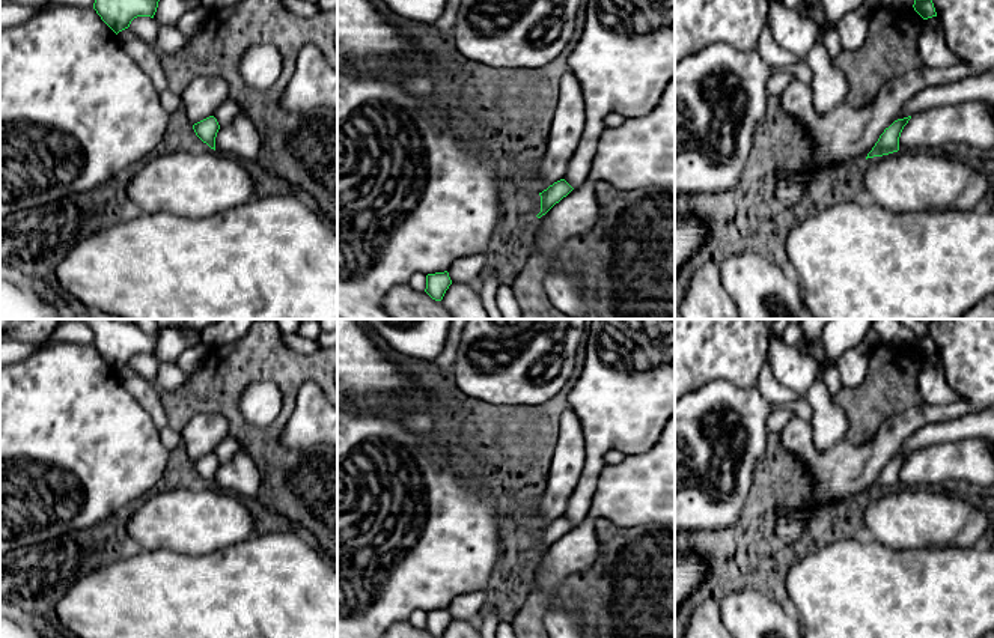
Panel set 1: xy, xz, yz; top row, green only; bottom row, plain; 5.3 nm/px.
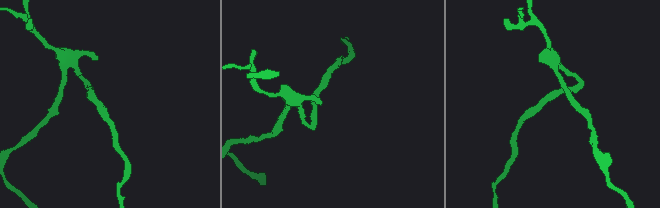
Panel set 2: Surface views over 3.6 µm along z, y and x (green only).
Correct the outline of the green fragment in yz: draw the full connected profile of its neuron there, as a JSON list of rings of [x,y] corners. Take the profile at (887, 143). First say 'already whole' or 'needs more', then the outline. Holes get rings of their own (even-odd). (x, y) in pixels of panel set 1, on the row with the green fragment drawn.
already whole | [[[911,116],[898,119],[889,128],[886,128],[872,150],[867,153],[866,160],[898,152],[901,132],[910,119]]]

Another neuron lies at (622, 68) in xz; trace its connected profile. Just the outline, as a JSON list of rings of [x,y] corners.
[[[584,0],[584,11],[583,33],[577,38],[575,48],[568,56],[568,71],[580,81],[586,107],[584,129],[563,176],[574,190],[589,175],[599,135],[605,128],[604,117],[608,113],[619,113],[627,119],[649,114],[675,77],[675,0]]]

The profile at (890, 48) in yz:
[[[878,6],[869,15],[864,44],[843,51],[836,68],[848,80],[846,101],[852,107],[871,104],[892,78],[923,66],[920,36],[923,18],[914,8],[899,11]]]

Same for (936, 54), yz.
[[[937,17],[923,20],[919,50],[923,66],[928,69],[947,69],[962,65],[962,60],[947,47]]]

